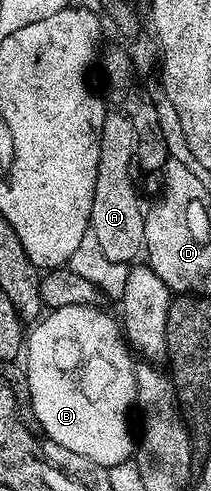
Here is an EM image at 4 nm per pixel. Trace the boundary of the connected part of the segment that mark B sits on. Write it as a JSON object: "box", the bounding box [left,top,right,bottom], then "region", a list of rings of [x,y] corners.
{"box":[24,305,138,469],"region":[[[64,305],[64,309],[43,314],[29,328],[24,343],[24,366],[32,409],[42,426],[41,434],[56,441],[56,445],[64,445],[64,449],[72,449],[72,453],[80,453],[80,457],[88,457],[88,461],[96,461],[109,469],[127,462],[135,454],[136,439],[130,436],[129,415],[130,411],[132,415],[138,390],[134,376],[135,356],[124,338],[119,320],[102,309],[98,305]]]}

